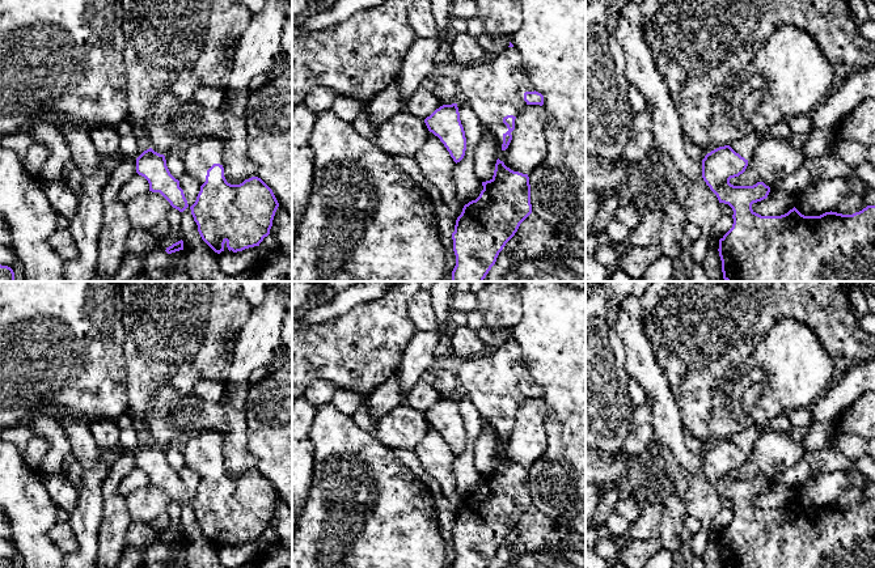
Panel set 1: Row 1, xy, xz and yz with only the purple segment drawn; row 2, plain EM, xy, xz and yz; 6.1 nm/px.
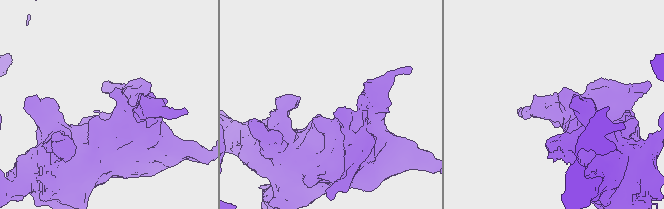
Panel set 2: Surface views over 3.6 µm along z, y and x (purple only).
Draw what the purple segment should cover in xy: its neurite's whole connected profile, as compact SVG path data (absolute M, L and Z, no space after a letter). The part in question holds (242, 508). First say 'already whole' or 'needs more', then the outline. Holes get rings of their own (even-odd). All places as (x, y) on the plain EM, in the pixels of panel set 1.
needs more; M203 431L181 445L185 466L200 475L200 484L190 500L202 533L217 547L228 543L237 546L259 539L270 527L279 496L272 483L258 470L231 478L224 470L224 436L216 431Z

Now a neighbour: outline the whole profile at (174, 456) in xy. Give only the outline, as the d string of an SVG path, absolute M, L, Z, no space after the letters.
M170 445L164 448L166 453L166 459L170 465L170 467L176 472L181 472L181 470L185 467L185 461L183 461L183 453L179 445Z

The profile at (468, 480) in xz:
M458 391L457 400L460 414L465 424L466 444L464 452L455 458L453 474L456 478L456 493L465 499L475 493L483 483L482 475L474 466L474 442L477 441L481 431L483 417L473 404L468 394Z

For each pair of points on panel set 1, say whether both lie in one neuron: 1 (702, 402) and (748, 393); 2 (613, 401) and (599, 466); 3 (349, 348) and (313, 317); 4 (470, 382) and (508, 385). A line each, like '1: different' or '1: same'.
1: different
2: different
3: different
4: same

